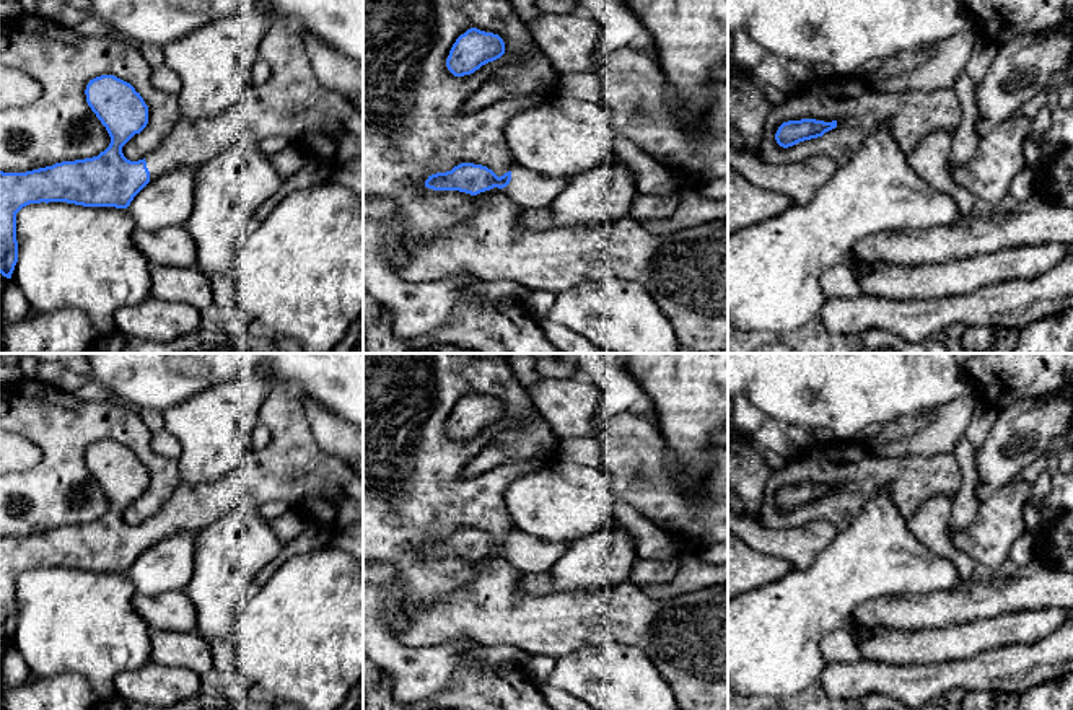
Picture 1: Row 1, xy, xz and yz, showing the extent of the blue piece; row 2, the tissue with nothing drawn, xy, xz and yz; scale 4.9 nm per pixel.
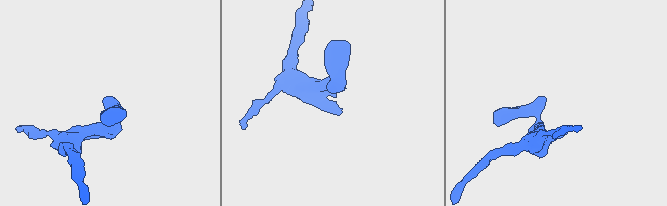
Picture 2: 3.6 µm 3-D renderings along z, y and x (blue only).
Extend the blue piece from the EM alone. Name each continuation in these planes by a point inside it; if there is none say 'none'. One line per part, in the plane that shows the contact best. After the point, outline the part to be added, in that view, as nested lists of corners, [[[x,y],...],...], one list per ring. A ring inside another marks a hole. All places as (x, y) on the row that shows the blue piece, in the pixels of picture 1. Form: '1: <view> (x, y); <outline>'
1: xy (293, 105); [[[283,20],[270,21],[259,42],[259,57],[270,65],[270,80],[261,86],[249,85],[225,114],[204,121],[179,119],[168,138],[145,156],[150,181],[176,168],[199,168],[236,142],[259,143],[269,137],[283,137],[288,143],[298,143],[314,158],[334,166],[363,160],[363,116],[350,101],[321,85],[311,67],[303,34]]]

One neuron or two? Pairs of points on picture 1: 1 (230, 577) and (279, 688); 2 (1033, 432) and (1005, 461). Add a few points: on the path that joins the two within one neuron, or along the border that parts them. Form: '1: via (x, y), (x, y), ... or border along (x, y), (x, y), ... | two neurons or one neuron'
1: border along (251, 588), (245, 604), (235, 616), (233, 642) | two neurons
2: via (1026, 438), (1010, 455) | one neuron

